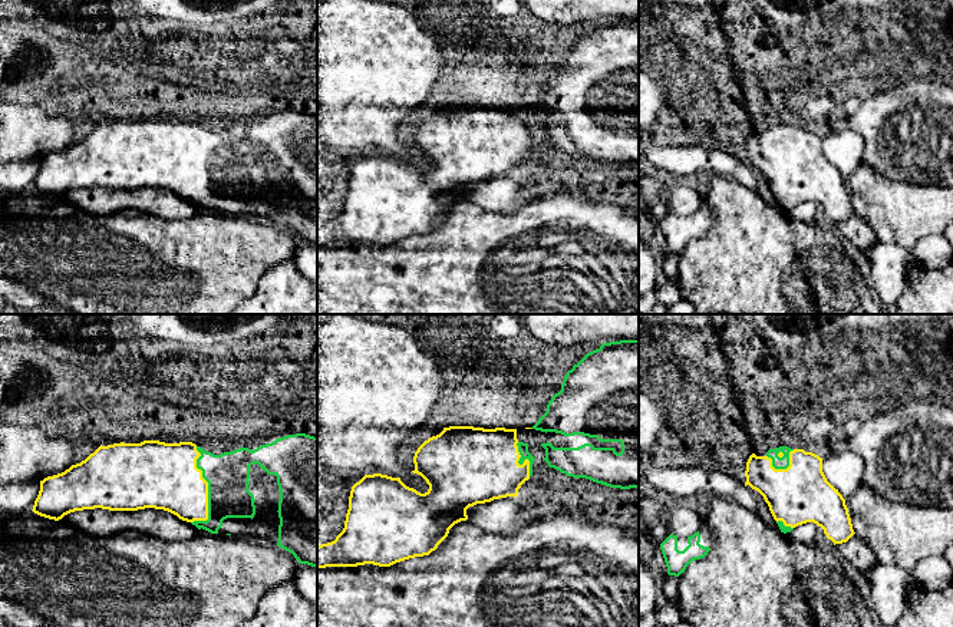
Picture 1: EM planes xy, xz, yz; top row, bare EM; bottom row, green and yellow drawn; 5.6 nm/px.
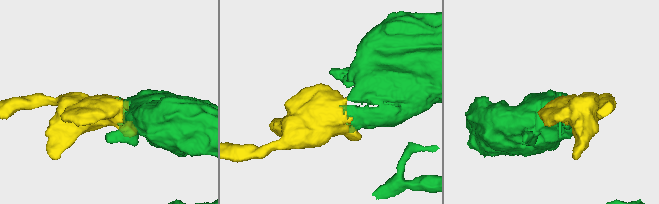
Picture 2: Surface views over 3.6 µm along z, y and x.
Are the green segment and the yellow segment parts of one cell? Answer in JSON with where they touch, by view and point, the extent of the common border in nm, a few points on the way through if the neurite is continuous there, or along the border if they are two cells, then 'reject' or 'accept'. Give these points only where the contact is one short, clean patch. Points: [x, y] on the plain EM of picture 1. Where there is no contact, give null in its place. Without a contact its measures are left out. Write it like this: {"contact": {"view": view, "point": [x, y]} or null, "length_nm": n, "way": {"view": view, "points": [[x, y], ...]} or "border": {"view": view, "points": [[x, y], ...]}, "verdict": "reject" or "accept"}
{"contact": {"view": "xy", "point": [208, 170]}, "length_nm": 440, "verdict": "accept"}

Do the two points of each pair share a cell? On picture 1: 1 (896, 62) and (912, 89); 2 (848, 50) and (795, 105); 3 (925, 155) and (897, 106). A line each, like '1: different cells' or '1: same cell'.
1: different cells
2: same cell
3: same cell

